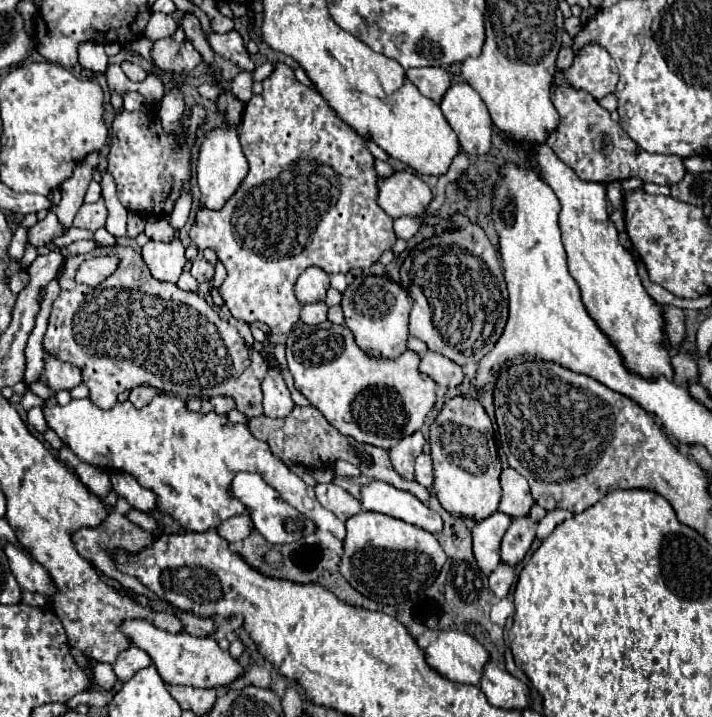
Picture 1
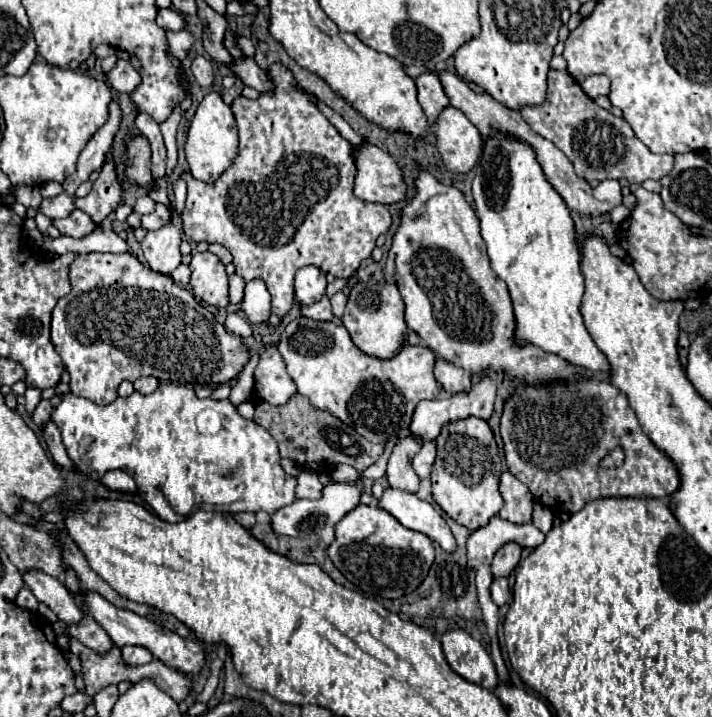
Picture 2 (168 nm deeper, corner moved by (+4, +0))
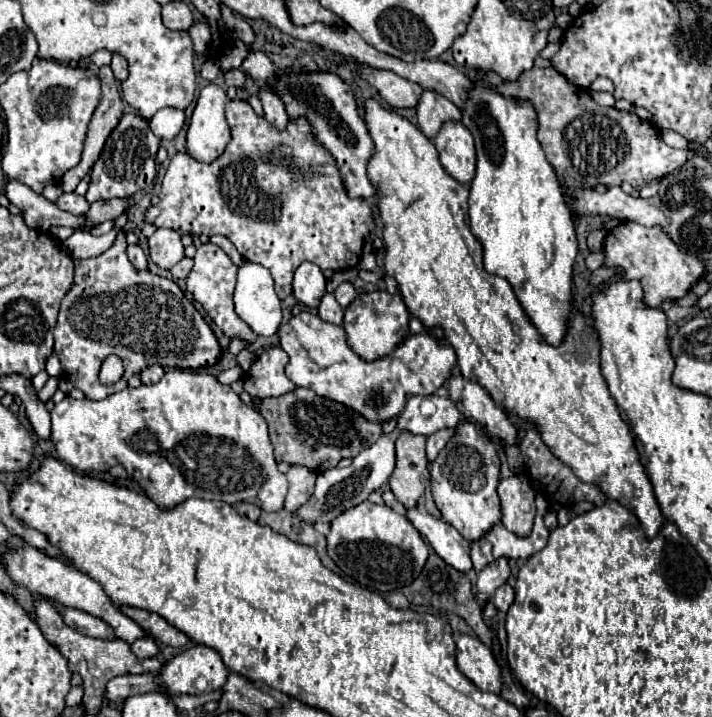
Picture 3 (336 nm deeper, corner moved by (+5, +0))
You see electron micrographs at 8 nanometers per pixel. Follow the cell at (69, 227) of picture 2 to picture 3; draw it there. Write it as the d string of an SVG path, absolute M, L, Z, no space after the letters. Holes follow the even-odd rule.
M113 198L113 200L99 200L91 204L87 212L87 228L93 228L105 220L115 220L129 208L129 198Z

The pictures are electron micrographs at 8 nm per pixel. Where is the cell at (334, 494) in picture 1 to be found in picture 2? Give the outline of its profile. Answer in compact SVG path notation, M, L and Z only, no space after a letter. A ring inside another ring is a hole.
M302 470L302 474L296 478L298 486L296 486L296 498L320 498L322 496L322 484L316 476L316 472L310 470Z

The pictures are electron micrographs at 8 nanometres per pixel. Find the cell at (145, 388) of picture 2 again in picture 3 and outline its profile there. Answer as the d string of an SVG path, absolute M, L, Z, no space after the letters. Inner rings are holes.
M153 364L153 366L143 368L143 372L141 372L141 380L143 380L143 384L155 384L155 382L161 380L163 374L165 374L165 370L163 370L161 366Z

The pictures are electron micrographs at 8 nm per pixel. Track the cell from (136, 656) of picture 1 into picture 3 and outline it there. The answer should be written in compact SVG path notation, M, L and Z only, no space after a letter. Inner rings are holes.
M145 636L145 638L135 640L135 642L131 644L131 650L133 650L133 654L135 654L137 658L141 658L141 660L143 660L143 658L153 658L153 656L157 656L159 646L157 646L155 638Z

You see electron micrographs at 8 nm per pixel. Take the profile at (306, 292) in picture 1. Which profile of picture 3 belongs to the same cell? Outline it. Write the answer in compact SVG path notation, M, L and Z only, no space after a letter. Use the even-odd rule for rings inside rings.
M303 262L295 270L293 296L301 304L305 304L309 308L317 308L323 294L325 294L325 276L323 276L321 268L313 262Z

